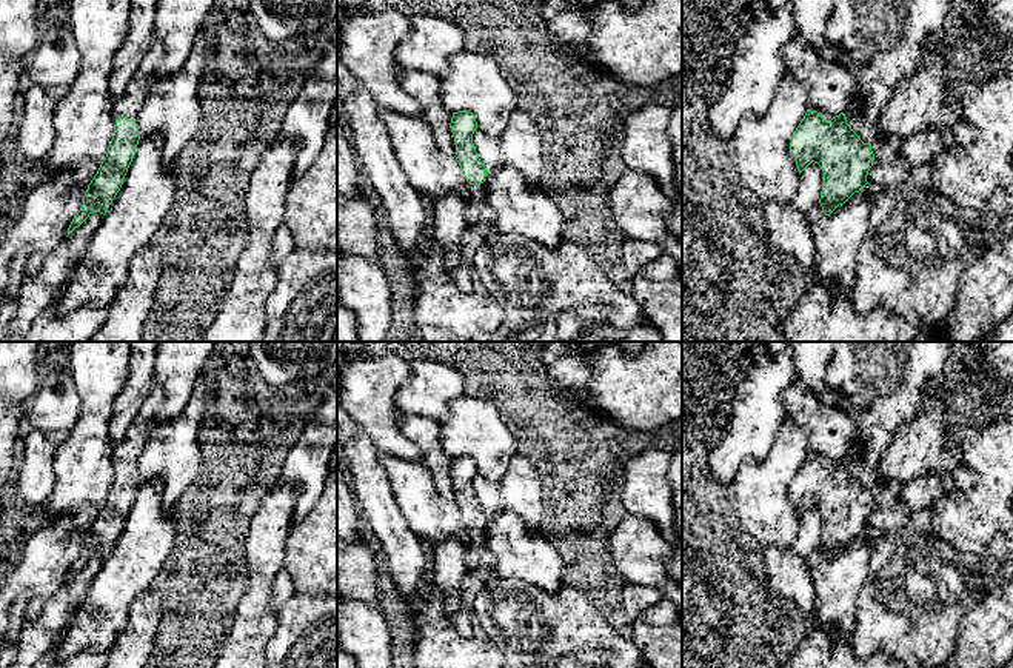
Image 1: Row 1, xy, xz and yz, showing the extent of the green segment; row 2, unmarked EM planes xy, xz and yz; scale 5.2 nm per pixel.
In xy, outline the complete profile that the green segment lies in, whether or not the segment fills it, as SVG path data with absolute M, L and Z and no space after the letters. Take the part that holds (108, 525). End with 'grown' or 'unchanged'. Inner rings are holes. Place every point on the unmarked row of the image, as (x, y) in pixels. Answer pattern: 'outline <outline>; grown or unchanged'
outline M137 414L125 437L112 449L112 465L115 466L112 485L108 491L105 505L88 529L83 549L72 563L68 580L92 557L105 560L123 529L123 523L140 485L140 476L137 473L139 460L151 437L152 422L149 420L148 425L140 425L140 417L142 416Z; grown

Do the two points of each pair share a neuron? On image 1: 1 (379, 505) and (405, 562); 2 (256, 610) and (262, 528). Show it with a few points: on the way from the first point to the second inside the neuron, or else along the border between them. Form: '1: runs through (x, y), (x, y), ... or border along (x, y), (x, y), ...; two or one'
1: runs through (385, 519), (390, 533), (402, 548); one
2: runs through (257, 590), (262, 548); one

